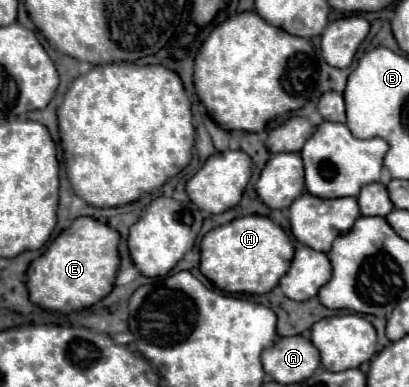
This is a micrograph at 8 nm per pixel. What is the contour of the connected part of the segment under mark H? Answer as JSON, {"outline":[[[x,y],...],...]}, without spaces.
{"outline":[[[247,215],[211,229],[201,239],[201,273],[225,293],[261,295],[277,287],[289,269],[293,251],[293,243],[275,221],[261,215]]]}

